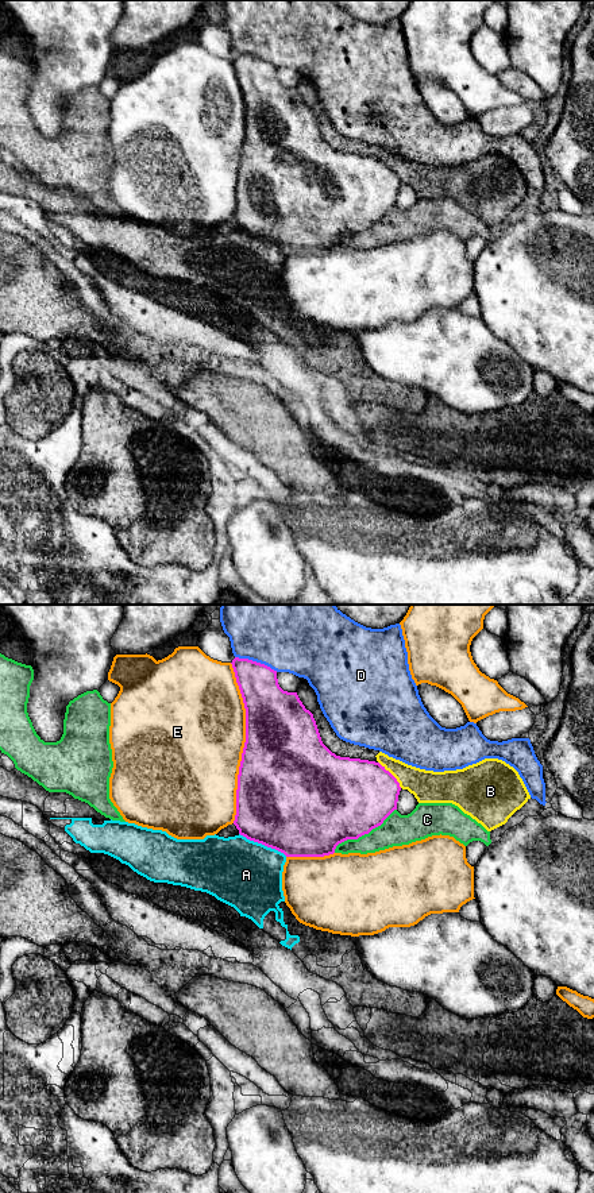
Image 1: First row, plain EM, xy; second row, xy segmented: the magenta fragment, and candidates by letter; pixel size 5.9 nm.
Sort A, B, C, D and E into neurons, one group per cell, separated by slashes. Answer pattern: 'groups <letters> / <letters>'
groups A / B / C / D / E

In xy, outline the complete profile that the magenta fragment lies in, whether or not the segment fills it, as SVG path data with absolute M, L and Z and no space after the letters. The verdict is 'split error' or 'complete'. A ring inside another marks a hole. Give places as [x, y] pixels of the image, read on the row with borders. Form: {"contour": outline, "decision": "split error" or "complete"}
{"contour": "M235 657L231 664L246 709L246 742L234 821L240 835L286 857L324 857L333 854L339 843L369 834L397 810L401 791L397 779L379 762L332 753L323 744L313 714L305 709L297 692L279 687L277 671L248 659Z", "decision": "complete"}

